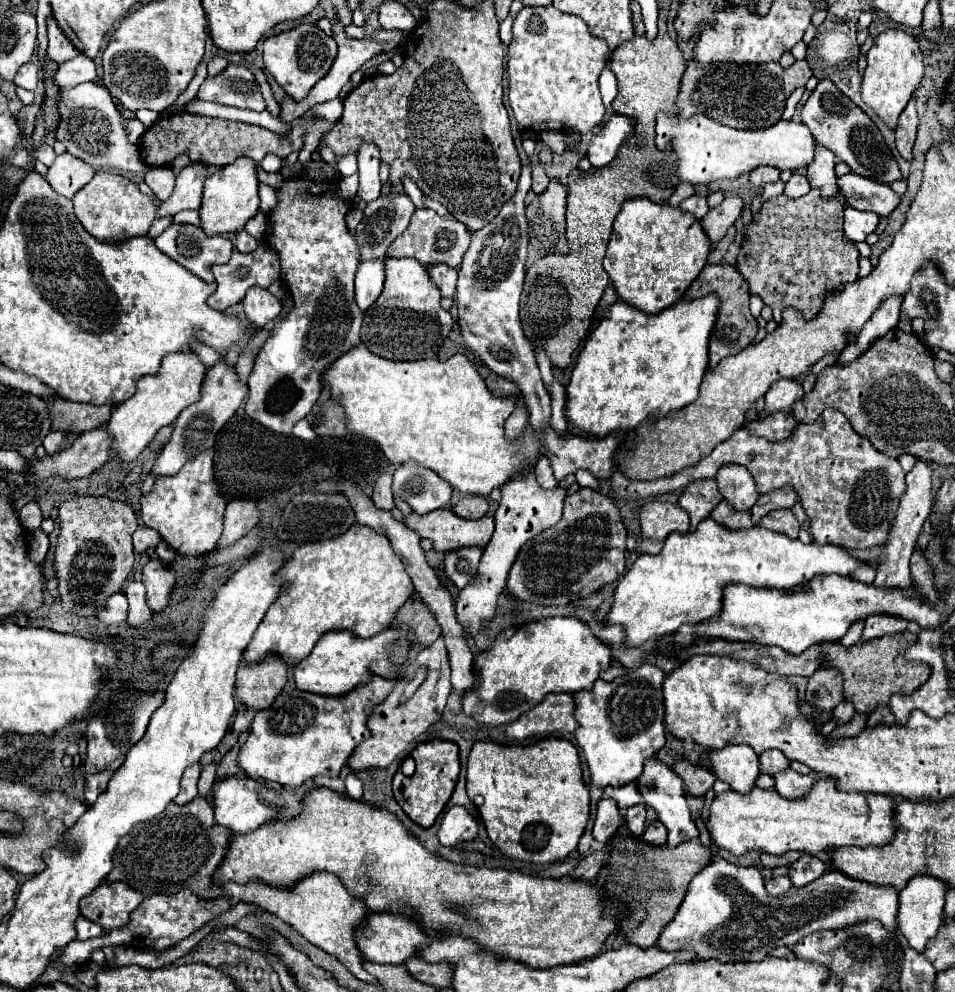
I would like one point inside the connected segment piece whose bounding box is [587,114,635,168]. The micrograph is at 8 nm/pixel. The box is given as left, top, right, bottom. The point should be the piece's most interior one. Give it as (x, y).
(604, 146)

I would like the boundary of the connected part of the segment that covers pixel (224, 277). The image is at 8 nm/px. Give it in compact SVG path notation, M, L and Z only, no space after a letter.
M261 242L261 246L251 252L251 254L241 254L237 250L233 250L233 256L227 264L223 266L213 266L211 272L215 276L215 284L217 284L217 290L211 294L211 298L207 300L207 304L213 308L213 310L219 310L223 312L225 308L233 306L235 304L235 298L243 298L239 294L245 294L249 288L253 286L259 286L259 288L269 288L275 280L279 280L279 256L275 256L275 252L271 252L271 248L267 248L265 242Z

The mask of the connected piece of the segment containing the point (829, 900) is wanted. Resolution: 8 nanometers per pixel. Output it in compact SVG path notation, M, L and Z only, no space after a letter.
M715 846L713 854L713 862L689 884L689 892L679 912L657 940L659 948L675 952L691 946L697 950L695 960L715 958L723 962L757 962L777 946L793 946L799 938L811 932L851 926L857 920L875 918L891 930L897 928L895 916L899 894L891 886L873 886L851 880L837 870L829 870L811 884L803 888L791 886L783 896L773 898L767 894L757 868L739 868L725 862Z

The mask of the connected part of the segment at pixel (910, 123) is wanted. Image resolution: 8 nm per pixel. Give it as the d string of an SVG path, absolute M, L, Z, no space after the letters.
M915 96L903 110L899 124L895 128L897 132L897 150L905 160L913 160L913 144L917 136L917 108L915 108Z

